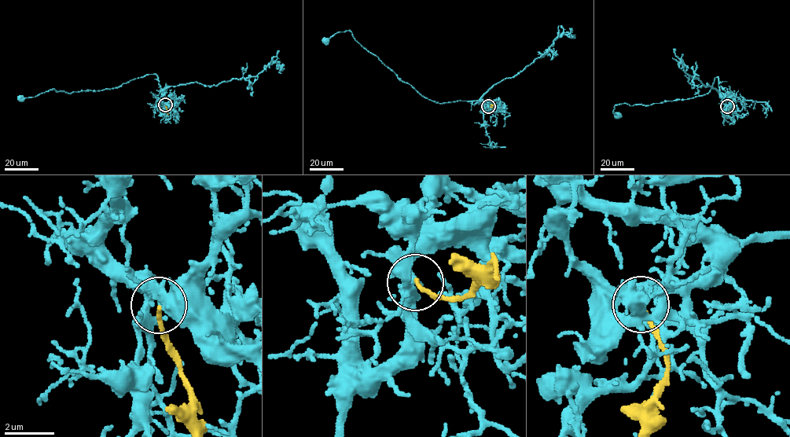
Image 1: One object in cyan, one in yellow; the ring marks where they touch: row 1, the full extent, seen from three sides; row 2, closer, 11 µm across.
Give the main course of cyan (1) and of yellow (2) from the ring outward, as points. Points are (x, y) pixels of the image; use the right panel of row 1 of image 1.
1: (728, 106), (733, 102), (721, 94), (718, 77), (707, 93), (648, 105), (622, 103), (614, 107), (618, 115)
2: (728, 106), (729, 116)

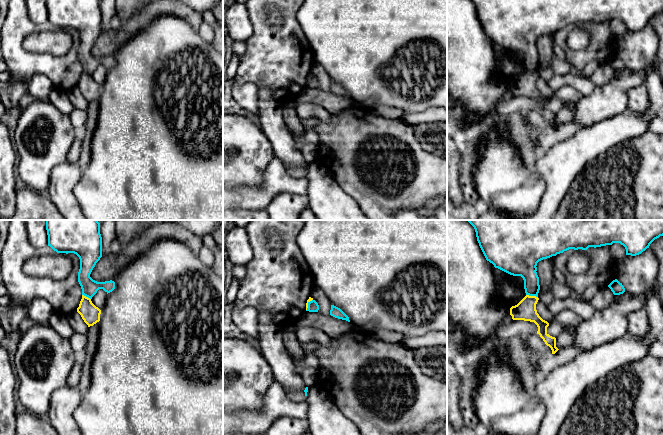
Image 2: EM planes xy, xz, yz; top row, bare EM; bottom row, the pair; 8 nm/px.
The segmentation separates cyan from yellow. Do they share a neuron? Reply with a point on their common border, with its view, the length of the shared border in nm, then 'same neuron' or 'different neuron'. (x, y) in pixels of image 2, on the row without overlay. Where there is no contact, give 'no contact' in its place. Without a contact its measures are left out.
yz (532, 71) | 100 nm | same neuron

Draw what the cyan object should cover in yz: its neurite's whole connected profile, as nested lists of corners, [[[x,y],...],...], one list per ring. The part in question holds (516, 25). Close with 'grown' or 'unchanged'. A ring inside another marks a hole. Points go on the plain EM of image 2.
[[[471,0],[476,8],[477,17],[487,37],[510,51],[521,52],[524,56],[526,72],[515,82],[510,84],[510,91],[513,96],[524,96],[534,98],[538,107],[537,110],[555,130],[559,125],[556,123],[556,114],[547,109],[549,99],[543,96],[536,86],[540,66],[539,53],[537,51],[537,39],[543,35],[556,32],[569,25],[587,26],[589,23],[601,23],[620,19],[626,25],[626,31],[636,32],[641,30],[650,20],[660,12],[663,12],[663,0]]]; grown

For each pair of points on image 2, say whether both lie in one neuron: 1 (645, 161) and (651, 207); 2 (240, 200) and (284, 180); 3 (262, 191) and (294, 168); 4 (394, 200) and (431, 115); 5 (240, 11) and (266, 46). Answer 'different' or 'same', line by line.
1: same
2: same
3: different
4: different
5: different

